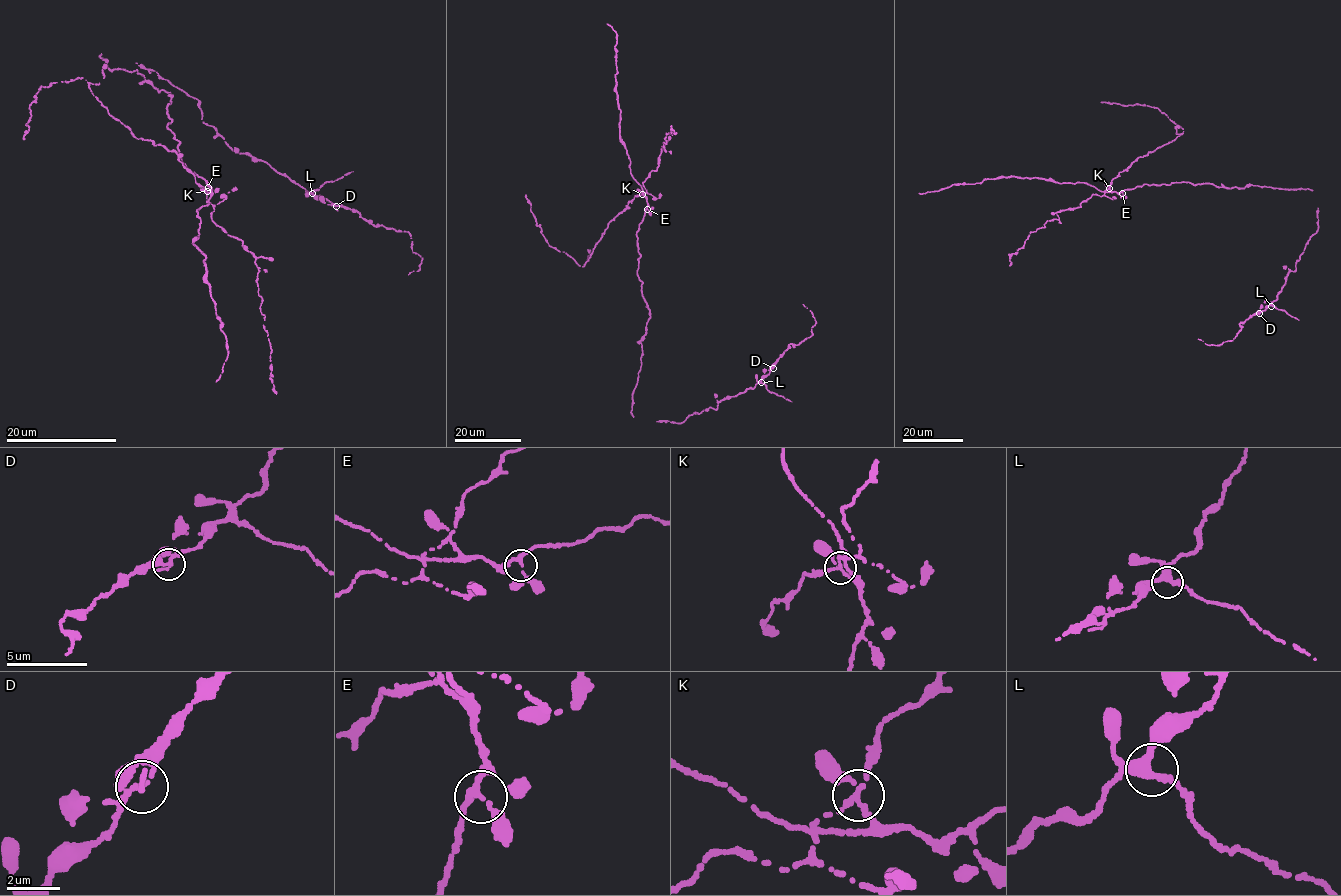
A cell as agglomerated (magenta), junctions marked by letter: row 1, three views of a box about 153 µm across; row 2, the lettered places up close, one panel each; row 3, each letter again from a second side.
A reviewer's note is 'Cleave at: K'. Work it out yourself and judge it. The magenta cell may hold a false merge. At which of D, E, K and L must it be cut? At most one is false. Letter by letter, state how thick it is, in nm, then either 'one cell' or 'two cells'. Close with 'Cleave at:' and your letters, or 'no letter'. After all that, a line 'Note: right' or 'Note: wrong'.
D: 200 nm | one cell
E: 240 nm | one cell
K: 200 nm | two cells
L: 300 nm | one cell
Cleave at: K
Note: right

